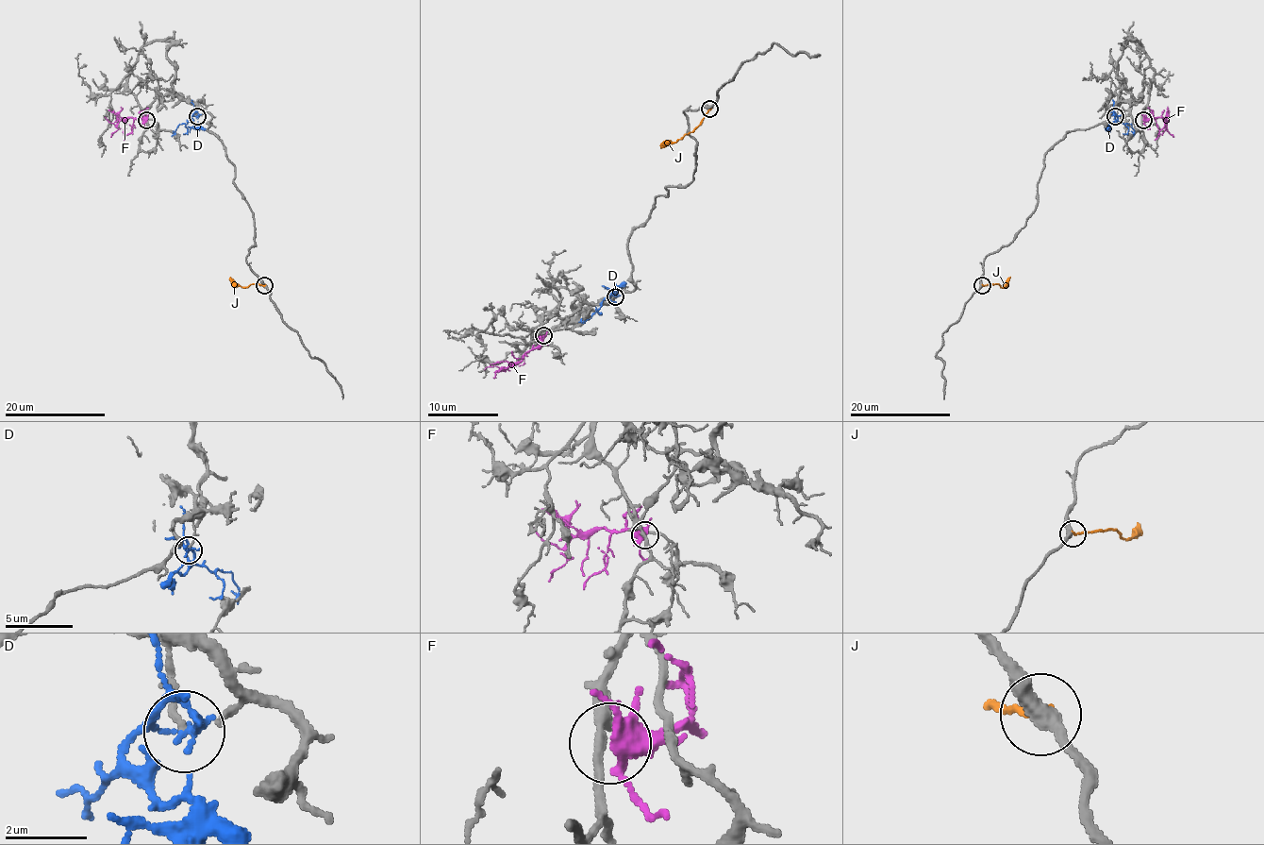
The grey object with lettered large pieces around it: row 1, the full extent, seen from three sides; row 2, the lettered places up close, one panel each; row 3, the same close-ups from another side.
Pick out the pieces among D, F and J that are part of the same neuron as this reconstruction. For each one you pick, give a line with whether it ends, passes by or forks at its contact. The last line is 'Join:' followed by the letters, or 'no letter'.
Join: no letter

